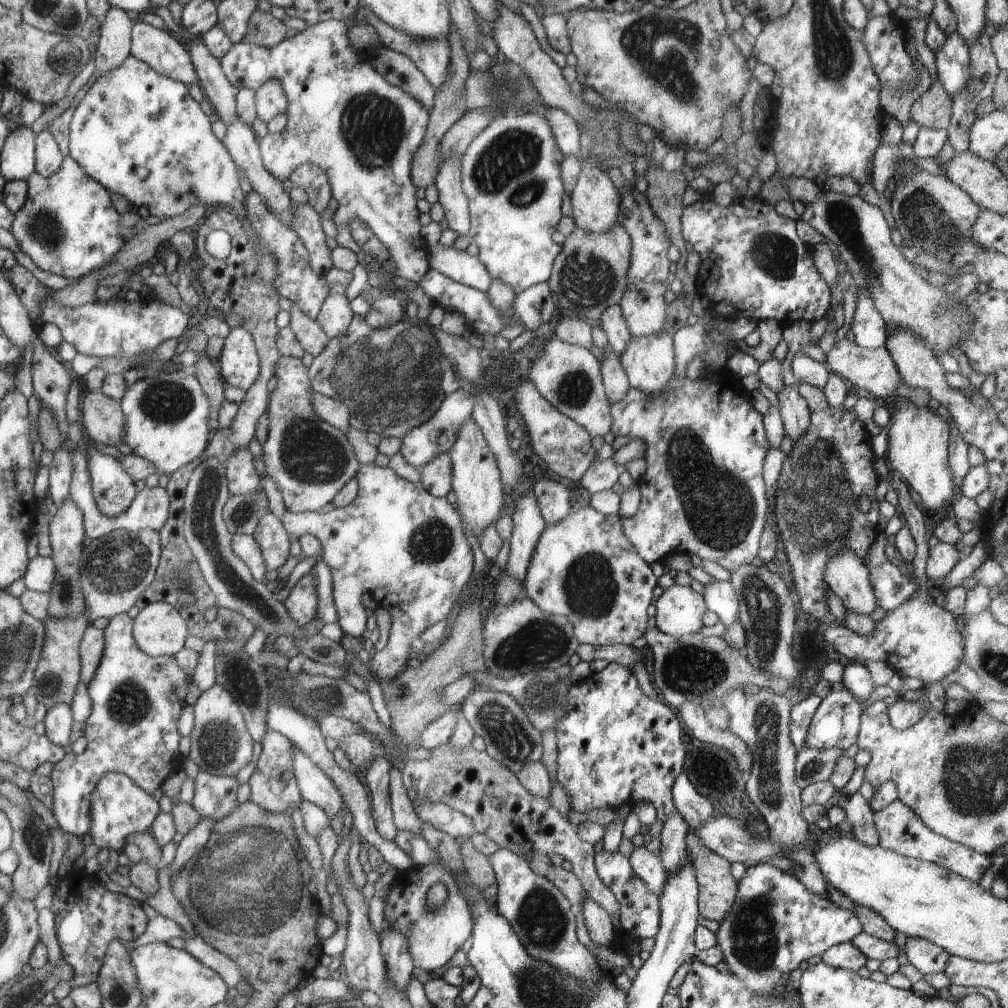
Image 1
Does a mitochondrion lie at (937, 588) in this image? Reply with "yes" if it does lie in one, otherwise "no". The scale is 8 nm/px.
no

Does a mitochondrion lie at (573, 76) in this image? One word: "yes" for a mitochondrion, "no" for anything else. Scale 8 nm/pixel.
no

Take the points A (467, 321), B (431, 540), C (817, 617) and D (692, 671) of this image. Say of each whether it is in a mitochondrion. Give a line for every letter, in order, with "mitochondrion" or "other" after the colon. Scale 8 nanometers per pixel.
A: other
B: mitochondrion
C: other
D: mitochondrion

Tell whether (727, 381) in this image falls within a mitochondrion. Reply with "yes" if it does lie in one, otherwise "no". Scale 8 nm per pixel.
no

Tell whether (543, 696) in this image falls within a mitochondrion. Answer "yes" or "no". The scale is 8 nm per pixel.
yes

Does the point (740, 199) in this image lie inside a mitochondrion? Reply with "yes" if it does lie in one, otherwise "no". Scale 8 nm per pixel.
no

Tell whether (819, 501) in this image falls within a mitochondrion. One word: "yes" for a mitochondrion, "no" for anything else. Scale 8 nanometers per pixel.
yes

